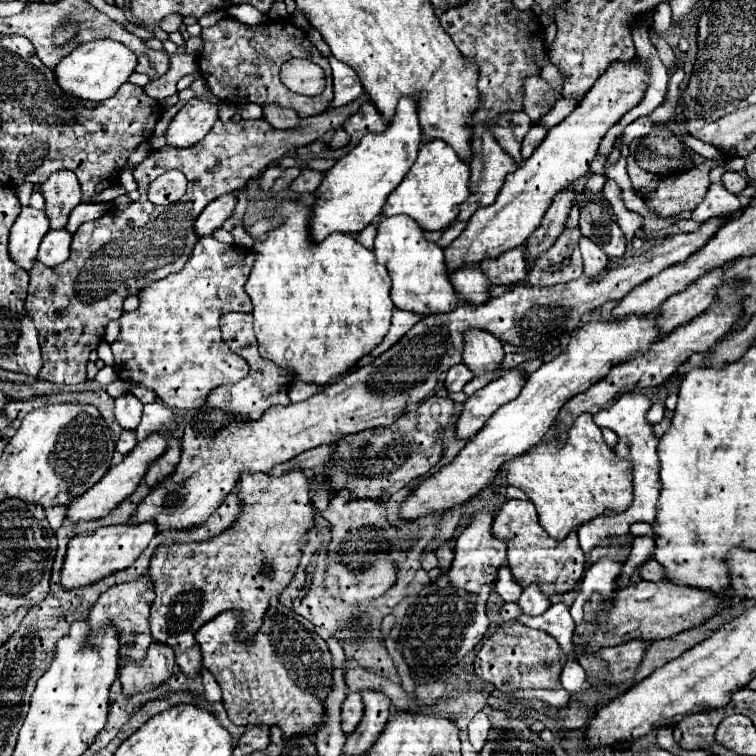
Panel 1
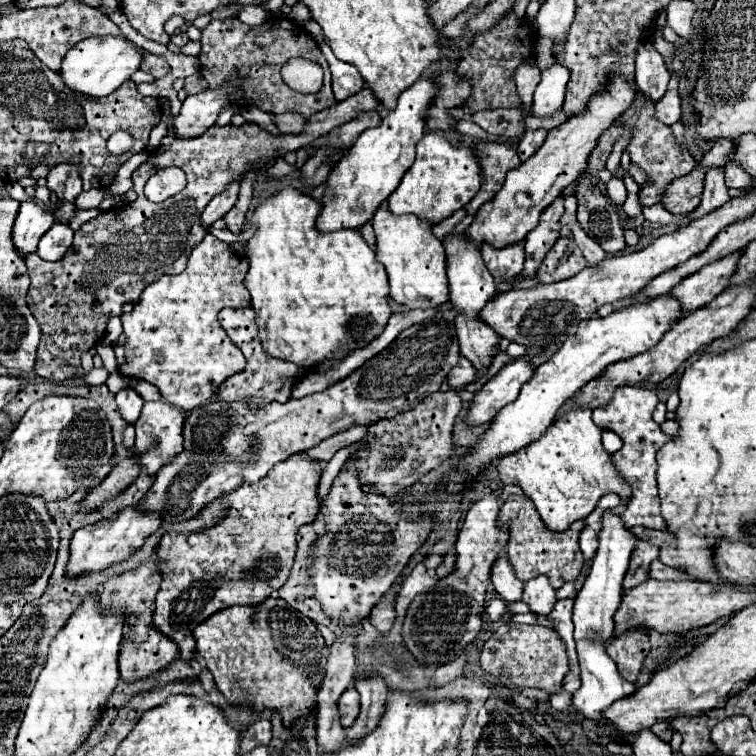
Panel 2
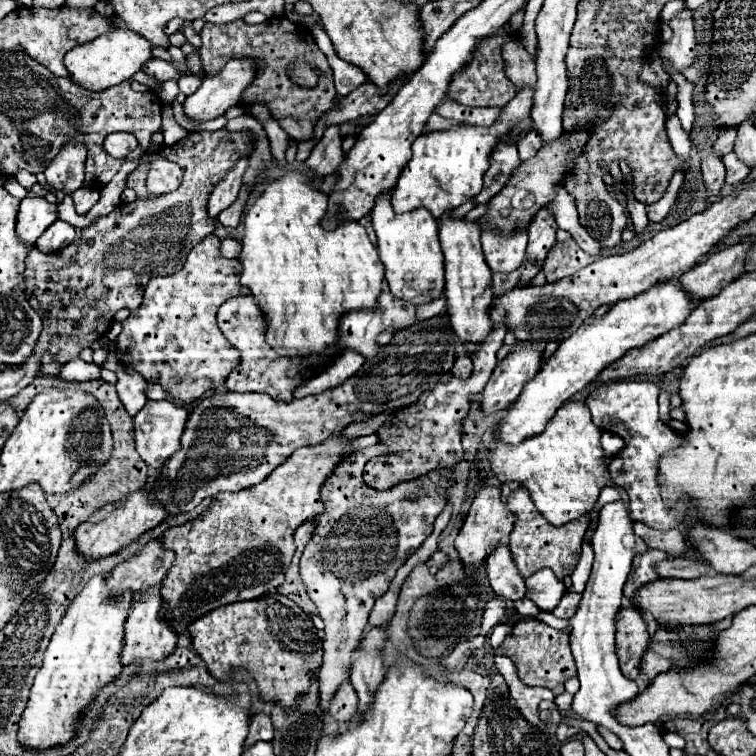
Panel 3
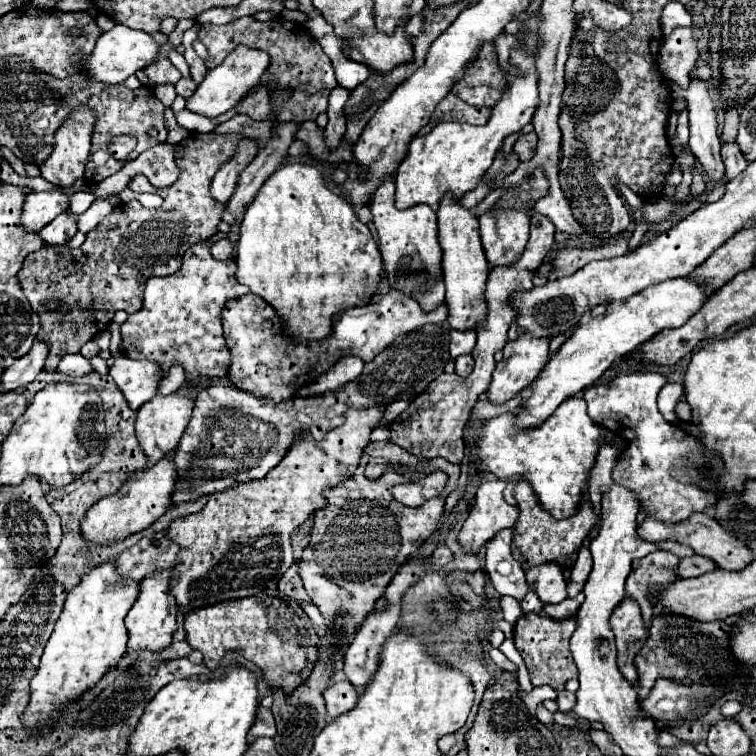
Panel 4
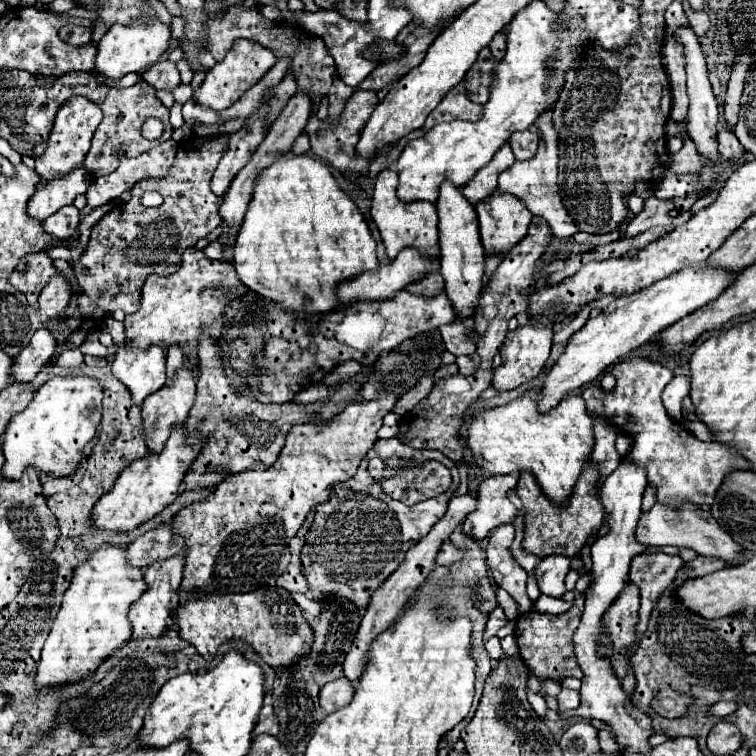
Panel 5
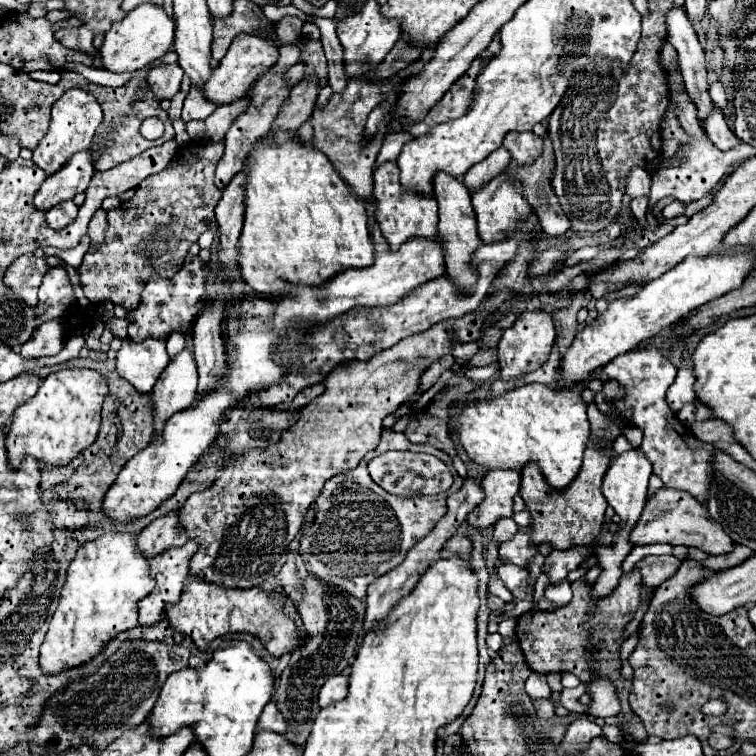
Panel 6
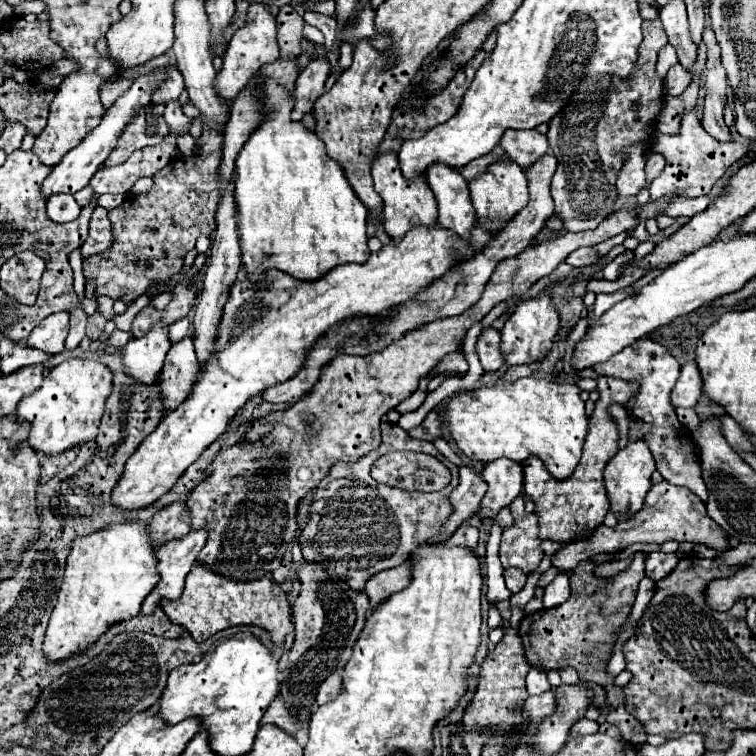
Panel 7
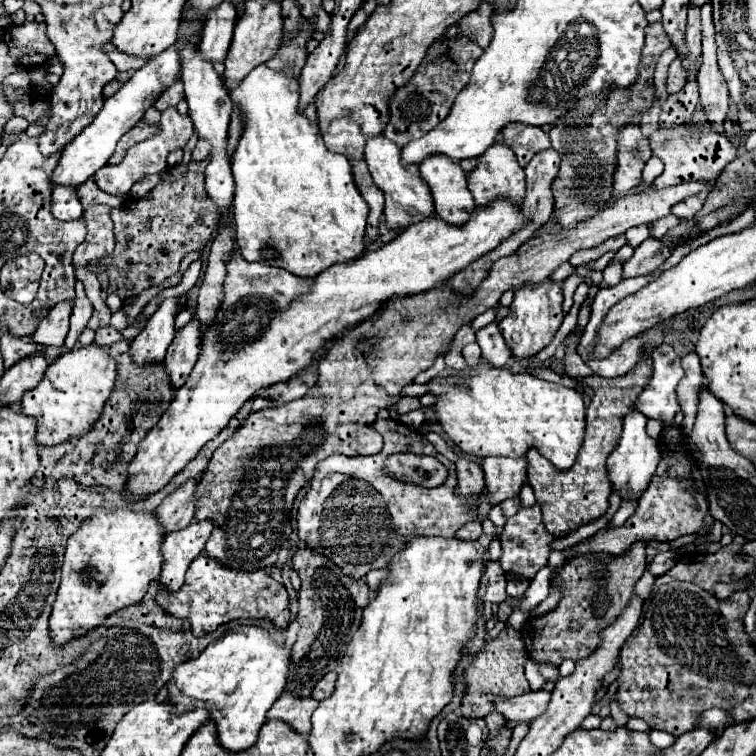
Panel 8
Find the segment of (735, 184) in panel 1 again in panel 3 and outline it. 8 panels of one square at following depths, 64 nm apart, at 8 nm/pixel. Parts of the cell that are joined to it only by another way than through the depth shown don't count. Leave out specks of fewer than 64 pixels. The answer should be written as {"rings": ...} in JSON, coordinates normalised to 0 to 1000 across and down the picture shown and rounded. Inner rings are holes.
{"rings":[[[971,201],[960,204],[960,206],[955,209],[955,214],[958,214],[958,220],[960,220],[960,243],[979,243],[981,238],[989,235],[992,222],[984,220],[984,217],[974,209]]]}

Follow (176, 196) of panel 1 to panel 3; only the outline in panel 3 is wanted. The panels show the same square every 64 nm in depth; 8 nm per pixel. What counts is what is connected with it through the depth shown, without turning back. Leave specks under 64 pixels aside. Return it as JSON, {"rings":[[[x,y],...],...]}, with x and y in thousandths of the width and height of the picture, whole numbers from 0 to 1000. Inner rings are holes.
{"rings":[[[196,201],[185,217],[198,217],[194,242],[198,242],[198,257],[214,259],[241,243],[241,222],[230,214],[222,214],[212,201]]]}

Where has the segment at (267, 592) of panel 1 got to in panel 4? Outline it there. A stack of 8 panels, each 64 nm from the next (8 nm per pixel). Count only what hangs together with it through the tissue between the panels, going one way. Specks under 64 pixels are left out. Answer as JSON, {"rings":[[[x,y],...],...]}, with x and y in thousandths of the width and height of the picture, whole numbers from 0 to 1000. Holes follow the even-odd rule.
{"rings":[[[508,537],[484,540],[484,542],[463,540],[458,545],[458,558],[452,563],[437,569],[429,577],[429,582],[418,585],[418,582],[410,582],[407,574],[402,574],[399,582],[389,585],[389,590],[381,595],[376,608],[365,619],[360,619],[349,635],[312,640],[310,646],[302,646],[291,653],[280,653],[267,677],[251,680],[246,685],[235,685],[230,693],[222,696],[220,709],[230,720],[238,722],[235,743],[233,743],[228,765],[225,765],[225,786],[233,794],[238,817],[243,817],[254,807],[262,807],[262,804],[270,804],[270,802],[278,802],[286,796],[336,788],[336,786],[368,772],[373,759],[389,743],[384,706],[410,680],[415,680],[423,672],[431,672],[431,659],[426,656],[426,648],[431,643],[442,643],[468,627],[474,608],[479,603],[479,595],[489,587],[487,577],[500,563],[505,545],[508,545]]]}

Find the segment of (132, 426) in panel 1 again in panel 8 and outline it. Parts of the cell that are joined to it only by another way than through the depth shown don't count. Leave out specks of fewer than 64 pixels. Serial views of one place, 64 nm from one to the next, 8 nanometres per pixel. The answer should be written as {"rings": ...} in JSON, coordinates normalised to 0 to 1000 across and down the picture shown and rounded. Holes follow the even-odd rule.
{"rings":[[[233,394],[217,397],[214,405],[196,421],[190,437],[172,452],[172,471],[180,484],[212,481],[220,460],[230,447],[230,421],[238,402]]]}

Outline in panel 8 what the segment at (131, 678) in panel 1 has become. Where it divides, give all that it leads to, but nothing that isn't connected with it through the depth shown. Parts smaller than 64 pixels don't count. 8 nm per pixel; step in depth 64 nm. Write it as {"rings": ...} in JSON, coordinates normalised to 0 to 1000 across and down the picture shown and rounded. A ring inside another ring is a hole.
{"rings":[[[280,688],[254,690],[251,698],[220,706],[214,717],[214,762],[212,772],[220,775],[225,783],[233,783],[243,772],[243,759],[251,743],[270,728],[272,714],[278,712],[283,693]]]}

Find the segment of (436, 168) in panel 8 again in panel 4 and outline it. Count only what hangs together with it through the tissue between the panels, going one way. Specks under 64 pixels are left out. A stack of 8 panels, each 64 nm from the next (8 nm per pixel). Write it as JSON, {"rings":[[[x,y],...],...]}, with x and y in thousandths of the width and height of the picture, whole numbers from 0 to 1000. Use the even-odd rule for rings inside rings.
{"rings":[[[595,257],[585,265],[579,278],[579,307],[582,325],[587,333],[585,341],[585,362],[590,376],[590,405],[593,405],[593,429],[606,437],[630,437],[632,429],[643,421],[643,365],[648,362],[648,349],[640,339],[635,310],[632,310],[632,288],[622,283],[622,278],[611,275]]]}

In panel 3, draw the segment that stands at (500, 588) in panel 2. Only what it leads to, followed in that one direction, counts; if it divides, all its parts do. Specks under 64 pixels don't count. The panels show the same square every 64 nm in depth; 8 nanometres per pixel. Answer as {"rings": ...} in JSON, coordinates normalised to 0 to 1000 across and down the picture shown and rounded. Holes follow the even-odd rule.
{"rings":[[[659,722],[643,741],[643,759],[651,780],[669,794],[688,794],[696,786],[693,765],[688,762],[672,722]]]}

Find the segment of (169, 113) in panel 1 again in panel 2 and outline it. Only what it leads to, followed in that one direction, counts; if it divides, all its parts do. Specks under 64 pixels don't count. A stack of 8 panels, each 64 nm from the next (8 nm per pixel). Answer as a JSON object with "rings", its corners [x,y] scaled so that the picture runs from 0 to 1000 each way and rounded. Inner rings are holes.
{"rings":[[[222,144],[216,149],[212,161],[198,175],[196,193],[202,197],[213,193],[213,187],[221,177],[222,153],[226,148]]]}

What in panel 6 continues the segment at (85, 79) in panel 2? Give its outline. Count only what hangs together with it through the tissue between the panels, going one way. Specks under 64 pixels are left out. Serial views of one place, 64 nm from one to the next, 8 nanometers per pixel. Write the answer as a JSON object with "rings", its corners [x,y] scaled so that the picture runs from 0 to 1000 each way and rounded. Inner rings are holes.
{"rings":[[[190,3],[180,13],[175,13],[161,29],[153,29],[140,42],[132,63],[135,90],[151,98],[180,95],[185,90],[198,87],[204,79],[212,79],[225,66],[228,56],[230,56],[230,29],[212,8]]]}

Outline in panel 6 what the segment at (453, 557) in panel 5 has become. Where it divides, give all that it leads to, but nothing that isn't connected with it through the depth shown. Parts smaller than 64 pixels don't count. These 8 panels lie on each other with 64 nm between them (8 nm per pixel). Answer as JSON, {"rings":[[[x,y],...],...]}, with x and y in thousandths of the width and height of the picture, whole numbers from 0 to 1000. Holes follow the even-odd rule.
{"rings":[[[598,709],[598,712],[590,717],[590,722],[585,725],[582,735],[585,735],[585,738],[595,738],[598,733],[606,733],[608,738],[619,738],[622,728],[624,728],[624,720],[622,720],[622,714],[619,714],[616,709]]]}

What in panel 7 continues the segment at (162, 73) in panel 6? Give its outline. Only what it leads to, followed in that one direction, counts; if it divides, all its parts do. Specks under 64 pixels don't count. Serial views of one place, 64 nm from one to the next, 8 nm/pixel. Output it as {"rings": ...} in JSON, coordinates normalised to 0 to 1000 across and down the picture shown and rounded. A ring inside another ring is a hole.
{"rings":[[[225,90],[225,98],[220,98],[220,111],[214,111],[214,116],[209,116],[209,122],[204,122],[204,138],[220,138],[225,132],[233,132],[243,119],[243,106],[241,98],[235,95],[235,90]]]}

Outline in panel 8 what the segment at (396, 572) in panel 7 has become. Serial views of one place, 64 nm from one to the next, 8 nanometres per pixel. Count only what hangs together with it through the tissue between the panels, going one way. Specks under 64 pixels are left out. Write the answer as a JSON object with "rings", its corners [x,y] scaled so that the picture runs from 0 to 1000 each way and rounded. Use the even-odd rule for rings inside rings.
{"rings":[[[492,754],[484,762],[484,772],[492,783],[500,783],[500,772],[505,772],[505,767],[511,767],[511,754]]]}

